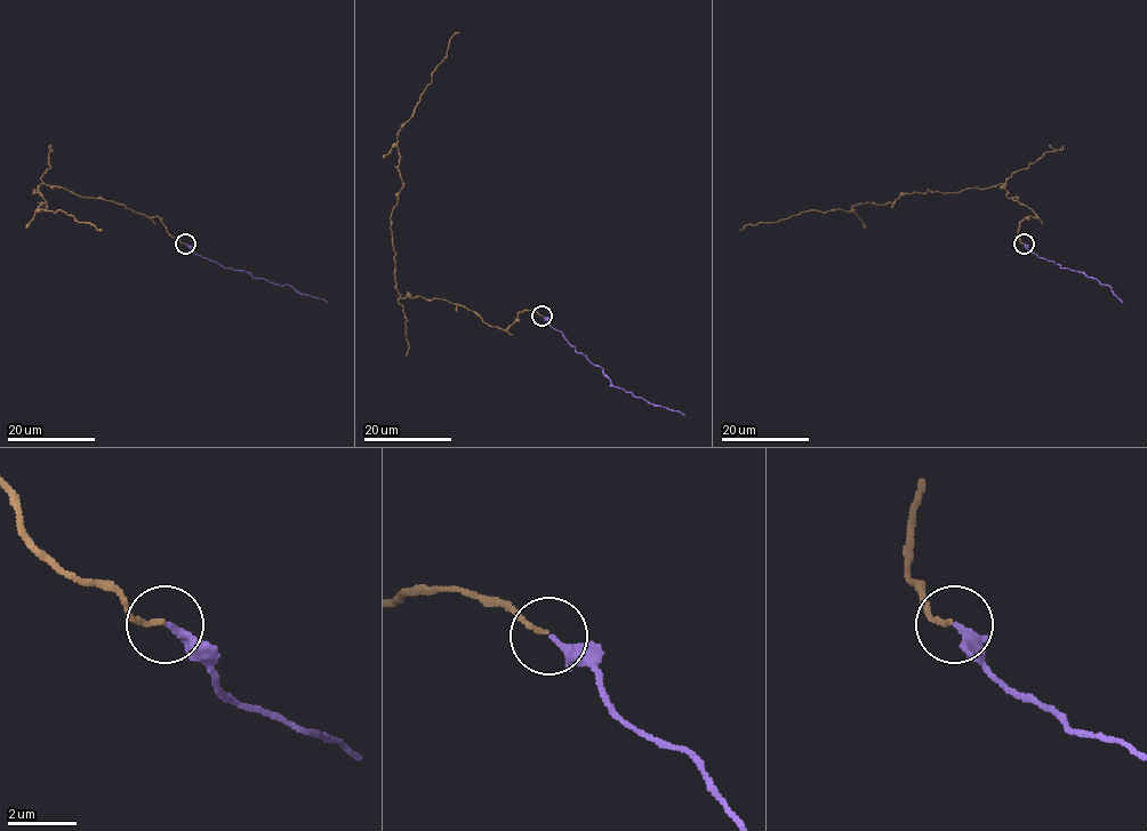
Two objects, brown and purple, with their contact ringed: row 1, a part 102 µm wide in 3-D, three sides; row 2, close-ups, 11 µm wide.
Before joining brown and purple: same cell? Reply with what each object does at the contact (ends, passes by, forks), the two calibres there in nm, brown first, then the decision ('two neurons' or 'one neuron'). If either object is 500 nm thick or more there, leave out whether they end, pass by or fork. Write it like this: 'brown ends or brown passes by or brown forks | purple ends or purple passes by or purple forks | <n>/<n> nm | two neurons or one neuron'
brown ends | purple passes by | 140/160 nm | one neuron

